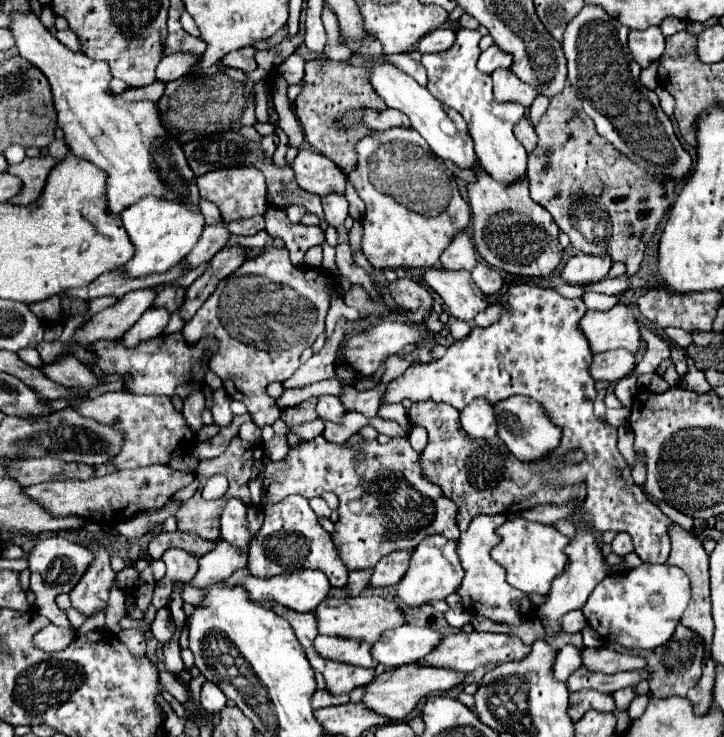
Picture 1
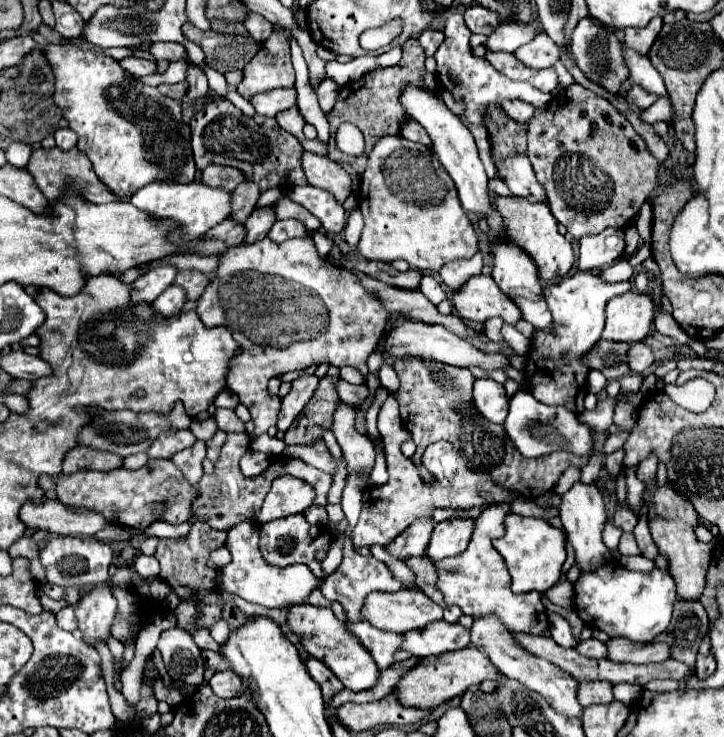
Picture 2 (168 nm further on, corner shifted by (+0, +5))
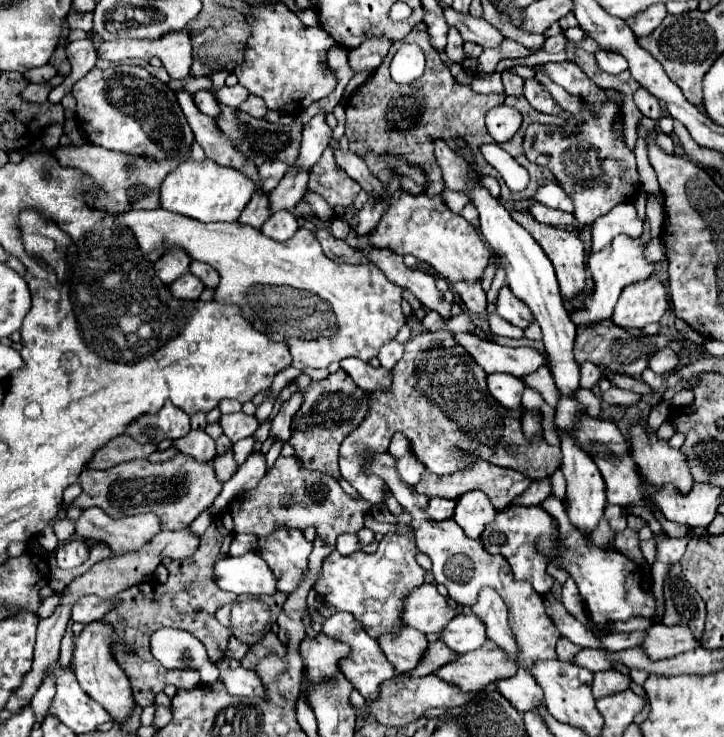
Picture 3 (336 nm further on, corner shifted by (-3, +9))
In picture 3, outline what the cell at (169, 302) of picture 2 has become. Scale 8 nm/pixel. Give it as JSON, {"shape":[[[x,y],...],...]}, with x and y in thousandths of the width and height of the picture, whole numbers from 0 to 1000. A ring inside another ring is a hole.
{"shape":[[[254,370],[249,379],[243,379],[243,384],[235,387],[235,395],[243,406],[273,406],[282,395],[282,384],[271,373]]]}

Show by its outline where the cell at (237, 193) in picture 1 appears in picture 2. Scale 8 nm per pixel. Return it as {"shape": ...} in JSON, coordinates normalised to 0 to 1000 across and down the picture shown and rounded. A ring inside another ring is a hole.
{"shape":[[[289,224],[278,235],[278,248],[289,254],[305,254],[311,259],[322,259],[333,246],[341,246],[338,237],[333,237],[330,229],[325,227],[308,227],[308,224]]]}

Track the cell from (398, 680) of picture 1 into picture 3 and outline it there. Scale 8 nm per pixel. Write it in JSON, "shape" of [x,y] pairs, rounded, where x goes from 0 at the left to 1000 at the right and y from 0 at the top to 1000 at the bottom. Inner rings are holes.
{"shape":[[[671,870],[663,881],[641,886],[627,900],[608,905],[602,916],[624,929],[633,929],[638,938],[657,938],[671,935],[682,924],[702,921],[710,913],[713,900],[707,900],[707,894],[702,894],[685,872]]]}

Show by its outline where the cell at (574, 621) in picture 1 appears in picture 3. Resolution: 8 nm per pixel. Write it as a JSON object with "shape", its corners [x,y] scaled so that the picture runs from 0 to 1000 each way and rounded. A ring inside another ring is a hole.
{"shape":[[[776,864],[776,867],[771,870],[771,875],[768,875],[771,894],[773,894],[773,897],[779,897],[779,900],[793,900],[793,891],[796,891],[796,886],[798,886],[801,881],[804,881],[804,878],[798,878],[798,875],[787,872],[782,864]]]}

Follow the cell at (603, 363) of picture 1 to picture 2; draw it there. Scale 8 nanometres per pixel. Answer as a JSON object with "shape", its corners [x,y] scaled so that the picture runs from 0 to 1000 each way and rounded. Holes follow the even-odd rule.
{"shape":[[[880,465],[866,476],[866,493],[874,506],[888,506],[902,495],[905,484],[891,465]]]}

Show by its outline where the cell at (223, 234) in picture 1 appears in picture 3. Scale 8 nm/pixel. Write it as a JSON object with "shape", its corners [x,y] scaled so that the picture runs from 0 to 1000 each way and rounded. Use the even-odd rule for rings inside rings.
{"shape":[[[370,218],[370,221],[359,224],[359,248],[356,248],[356,256],[373,262],[387,248],[387,243],[392,240],[395,232],[398,232],[398,224],[387,221],[387,218]]]}

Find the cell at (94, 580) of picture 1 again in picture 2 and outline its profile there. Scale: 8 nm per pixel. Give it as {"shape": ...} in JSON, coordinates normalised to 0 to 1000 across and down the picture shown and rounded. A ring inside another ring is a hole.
{"shape":[[[148,791],[117,802],[117,807],[101,821],[101,826],[109,843],[109,853],[115,856],[115,867],[123,875],[134,867],[145,870],[153,862],[153,845],[162,824],[156,799]]]}

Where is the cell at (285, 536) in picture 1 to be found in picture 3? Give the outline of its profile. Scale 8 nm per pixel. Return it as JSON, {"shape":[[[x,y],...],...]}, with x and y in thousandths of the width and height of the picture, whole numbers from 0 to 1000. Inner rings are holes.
{"shape":[[[384,718],[367,731],[367,737],[359,742],[359,756],[381,780],[384,802],[403,805],[412,796],[423,775],[428,748],[431,737],[420,731],[417,720]]]}

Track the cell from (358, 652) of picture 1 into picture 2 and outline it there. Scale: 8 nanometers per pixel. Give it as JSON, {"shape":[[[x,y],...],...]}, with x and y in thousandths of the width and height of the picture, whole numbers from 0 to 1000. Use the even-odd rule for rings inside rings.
{"shape":[[[479,845],[479,856],[488,859],[496,867],[496,872],[512,886],[523,908],[546,900],[546,883],[554,875],[551,859],[521,856],[510,845]]]}

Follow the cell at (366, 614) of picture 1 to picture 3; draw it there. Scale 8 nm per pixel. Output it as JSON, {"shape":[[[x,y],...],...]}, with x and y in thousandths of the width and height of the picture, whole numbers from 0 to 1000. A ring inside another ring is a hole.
{"shape":[[[597,791],[575,796],[575,802],[569,802],[561,813],[558,845],[564,851],[608,862],[608,856],[613,856],[627,837],[630,826],[619,821],[619,815],[605,805],[602,794]]]}

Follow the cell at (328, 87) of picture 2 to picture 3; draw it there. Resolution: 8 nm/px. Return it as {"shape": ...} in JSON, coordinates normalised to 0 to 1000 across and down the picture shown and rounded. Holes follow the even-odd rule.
{"shape":[[[533,50],[503,56],[494,66],[483,69],[483,91],[489,94],[489,99],[519,94],[530,83],[539,64],[541,64],[541,56]]]}

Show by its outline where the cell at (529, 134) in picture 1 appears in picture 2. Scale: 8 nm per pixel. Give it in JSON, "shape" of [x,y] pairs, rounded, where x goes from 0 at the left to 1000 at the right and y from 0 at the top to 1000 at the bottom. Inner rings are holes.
{"shape":[[[698,137],[695,140],[695,151],[714,167],[728,167],[736,153],[739,153],[739,145],[731,142],[731,140],[720,140],[720,137]]]}

